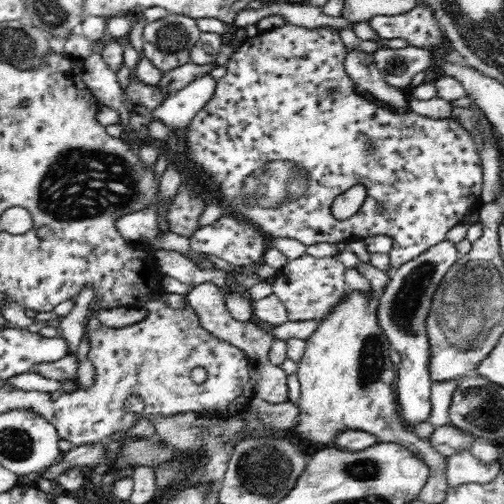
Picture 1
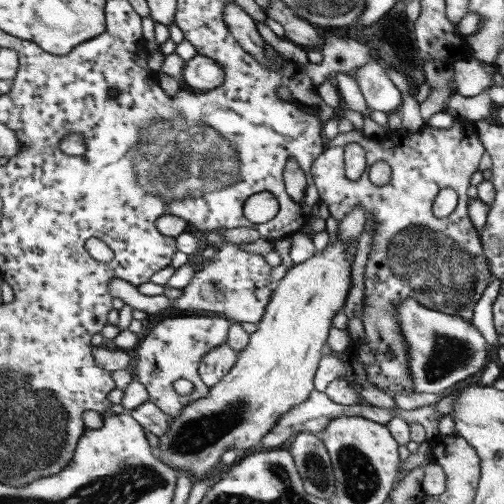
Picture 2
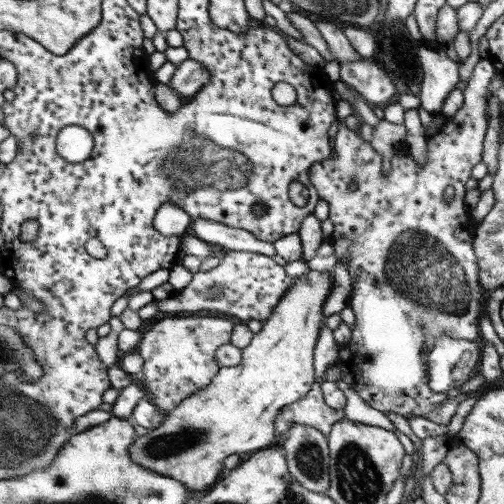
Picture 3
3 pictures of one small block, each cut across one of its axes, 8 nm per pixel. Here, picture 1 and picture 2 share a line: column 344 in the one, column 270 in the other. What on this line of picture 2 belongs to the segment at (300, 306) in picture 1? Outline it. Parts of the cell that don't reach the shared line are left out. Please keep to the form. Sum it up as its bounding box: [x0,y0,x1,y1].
[109,244,275,324]

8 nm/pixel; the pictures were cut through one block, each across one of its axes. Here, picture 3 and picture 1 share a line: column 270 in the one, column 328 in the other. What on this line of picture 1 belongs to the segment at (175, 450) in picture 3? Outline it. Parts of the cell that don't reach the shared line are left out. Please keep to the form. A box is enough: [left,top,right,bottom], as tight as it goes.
[294,290,448,476]

